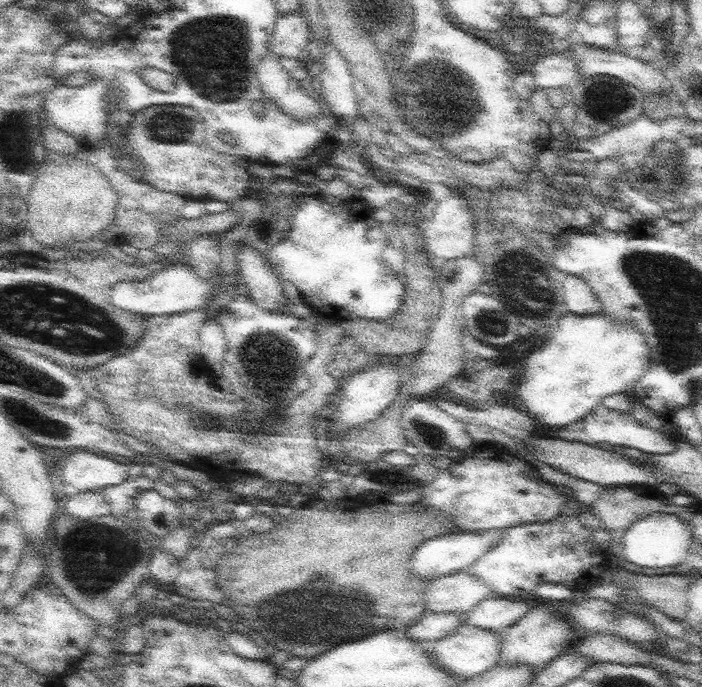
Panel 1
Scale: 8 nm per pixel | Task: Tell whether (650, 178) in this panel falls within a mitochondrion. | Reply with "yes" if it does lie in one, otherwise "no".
yes

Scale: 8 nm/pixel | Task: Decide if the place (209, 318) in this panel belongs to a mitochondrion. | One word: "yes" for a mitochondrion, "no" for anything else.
no

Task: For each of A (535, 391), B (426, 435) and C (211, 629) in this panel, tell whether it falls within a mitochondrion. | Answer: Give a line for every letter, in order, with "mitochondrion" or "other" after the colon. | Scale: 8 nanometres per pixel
A: other
B: mitochondrion
C: other

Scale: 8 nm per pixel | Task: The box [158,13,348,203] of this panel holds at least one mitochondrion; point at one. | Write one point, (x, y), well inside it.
(210, 53)

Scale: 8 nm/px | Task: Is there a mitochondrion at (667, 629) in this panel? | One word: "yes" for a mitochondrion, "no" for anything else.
no

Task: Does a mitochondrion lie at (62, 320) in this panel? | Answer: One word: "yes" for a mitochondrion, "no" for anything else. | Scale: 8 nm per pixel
yes

